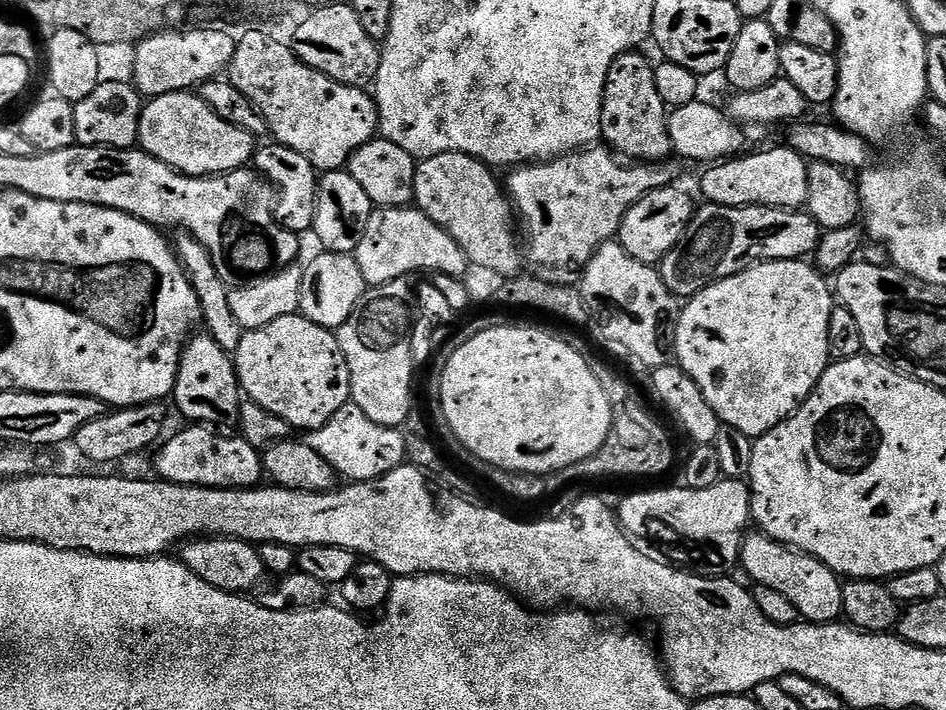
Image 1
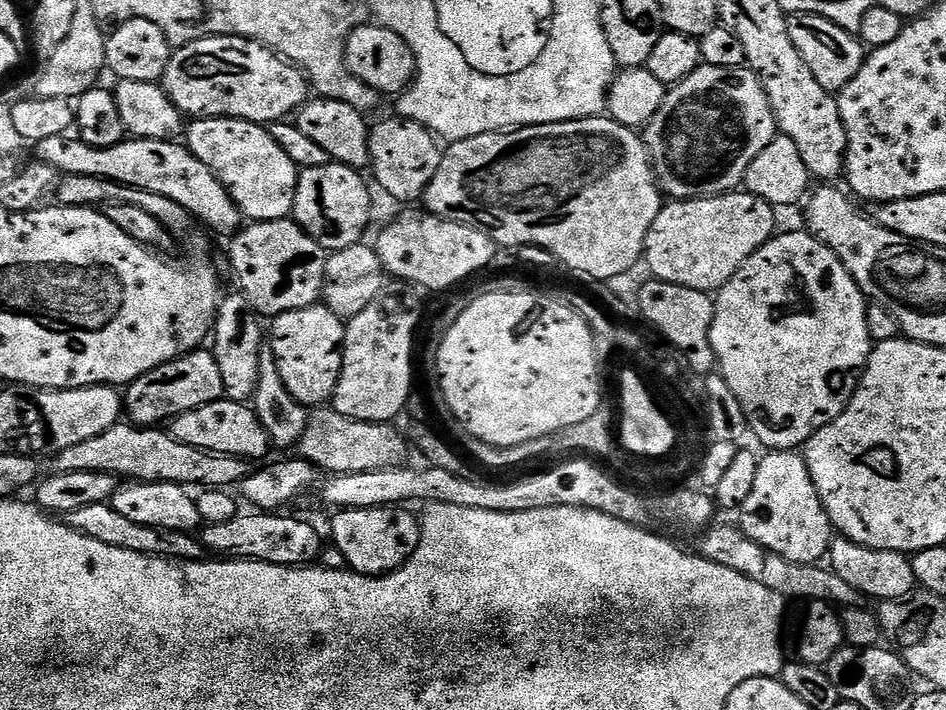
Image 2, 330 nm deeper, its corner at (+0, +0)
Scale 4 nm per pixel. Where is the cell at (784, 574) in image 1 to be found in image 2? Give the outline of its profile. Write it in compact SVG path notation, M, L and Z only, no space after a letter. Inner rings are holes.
M769 451L760 461L754 490L738 509L738 527L758 546L794 564L820 564L832 547L834 529L799 451Z

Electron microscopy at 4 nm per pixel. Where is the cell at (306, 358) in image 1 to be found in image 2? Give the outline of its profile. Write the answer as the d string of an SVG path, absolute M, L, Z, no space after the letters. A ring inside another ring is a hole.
M323 306L290 310L270 324L270 345L277 360L278 374L297 404L324 406L336 393L344 365L345 321Z

